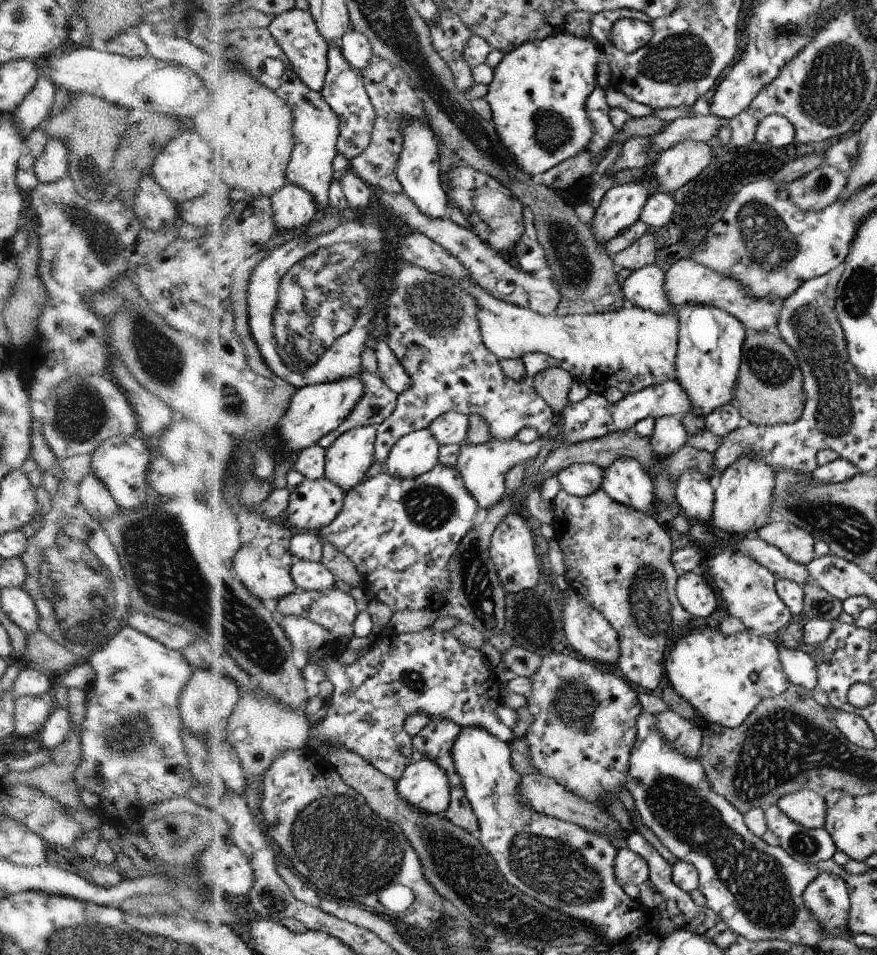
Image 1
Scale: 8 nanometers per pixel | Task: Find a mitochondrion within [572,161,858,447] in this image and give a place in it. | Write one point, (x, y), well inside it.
(770, 246)

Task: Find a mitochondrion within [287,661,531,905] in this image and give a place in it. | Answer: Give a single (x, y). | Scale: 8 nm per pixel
(412, 680)

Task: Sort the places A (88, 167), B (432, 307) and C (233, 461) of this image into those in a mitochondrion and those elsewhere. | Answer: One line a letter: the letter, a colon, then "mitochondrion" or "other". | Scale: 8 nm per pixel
A: mitochondrion
B: mitochondrion
C: other

